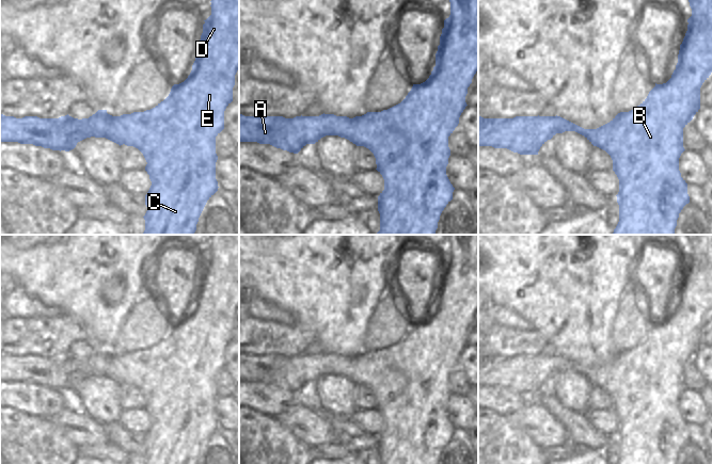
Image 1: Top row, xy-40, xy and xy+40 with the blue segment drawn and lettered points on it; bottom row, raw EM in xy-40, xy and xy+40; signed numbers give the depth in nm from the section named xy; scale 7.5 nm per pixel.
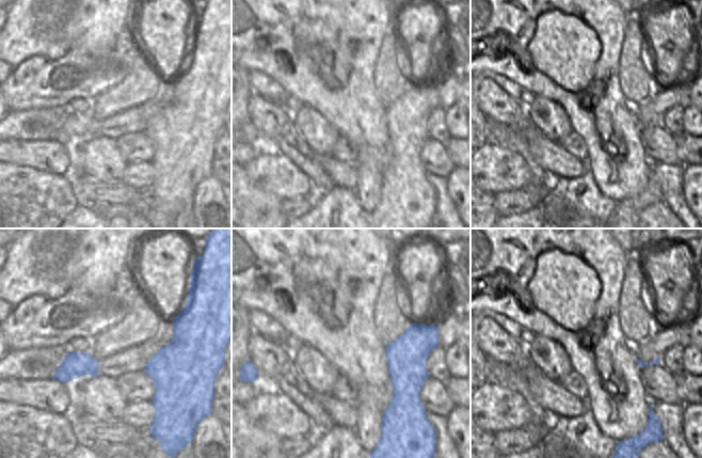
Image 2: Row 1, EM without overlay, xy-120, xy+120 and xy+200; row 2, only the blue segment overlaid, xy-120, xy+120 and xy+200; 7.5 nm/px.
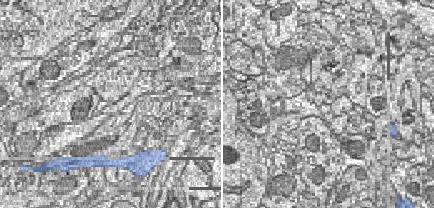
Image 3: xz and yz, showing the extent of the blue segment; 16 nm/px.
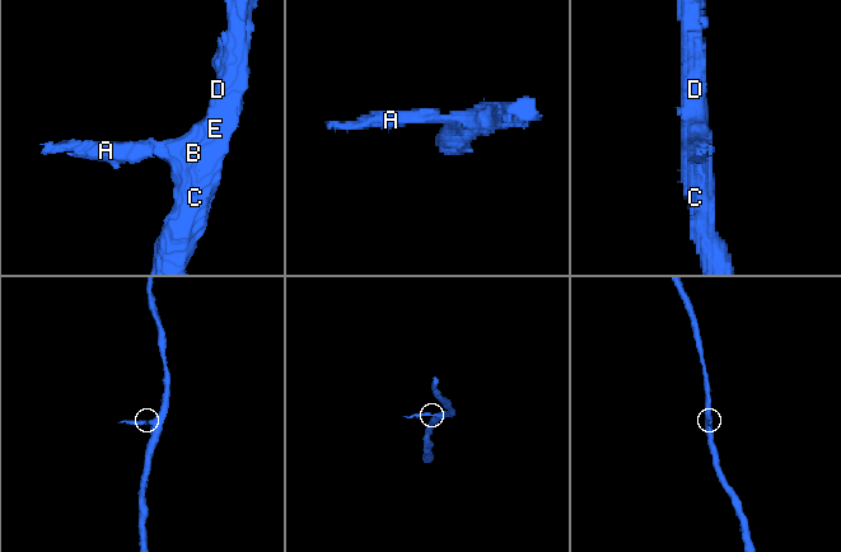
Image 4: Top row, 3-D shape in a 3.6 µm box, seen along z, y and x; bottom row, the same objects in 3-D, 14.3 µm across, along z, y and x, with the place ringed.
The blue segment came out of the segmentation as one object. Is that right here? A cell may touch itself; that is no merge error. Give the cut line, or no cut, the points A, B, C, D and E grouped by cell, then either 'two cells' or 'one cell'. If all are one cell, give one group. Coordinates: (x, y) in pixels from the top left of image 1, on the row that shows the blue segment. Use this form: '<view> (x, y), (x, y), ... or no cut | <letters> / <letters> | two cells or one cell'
no cut | A B C D E | one cell

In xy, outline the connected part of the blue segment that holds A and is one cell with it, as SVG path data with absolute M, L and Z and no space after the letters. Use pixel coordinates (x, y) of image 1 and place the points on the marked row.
M478 0L449 2L450 15L444 20L436 66L425 82L413 84L400 103L353 118L325 113L294 118L239 114L239 142L270 144L294 154L326 135L338 135L364 146L374 154L376 170L384 179L384 190L378 196L380 230L375 235L436 235L440 215L455 190L446 175L448 137L468 106L468 87L478 70Z

